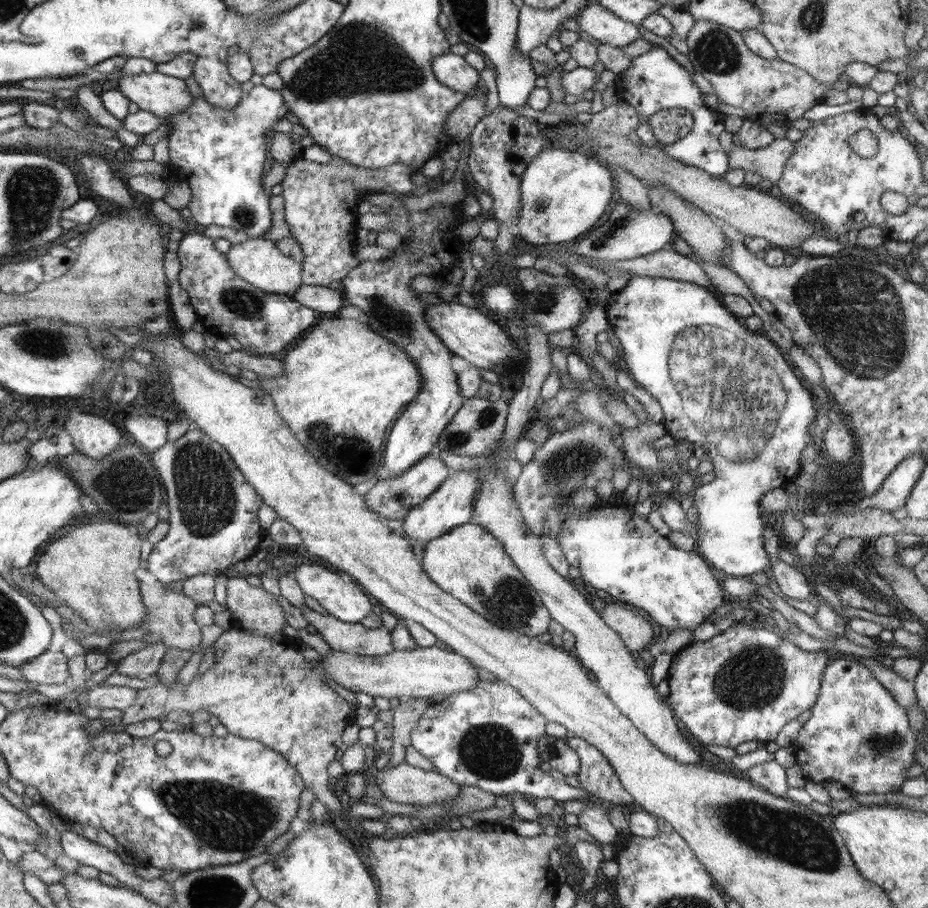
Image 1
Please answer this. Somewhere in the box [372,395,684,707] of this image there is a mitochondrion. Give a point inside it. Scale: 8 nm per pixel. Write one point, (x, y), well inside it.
(571, 462)

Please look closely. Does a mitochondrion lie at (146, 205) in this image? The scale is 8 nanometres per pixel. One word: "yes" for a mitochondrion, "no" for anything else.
no

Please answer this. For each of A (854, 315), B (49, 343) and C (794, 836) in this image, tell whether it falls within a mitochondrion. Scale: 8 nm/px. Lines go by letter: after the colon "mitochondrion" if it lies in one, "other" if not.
A: mitochondrion
B: mitochondrion
C: mitochondrion

